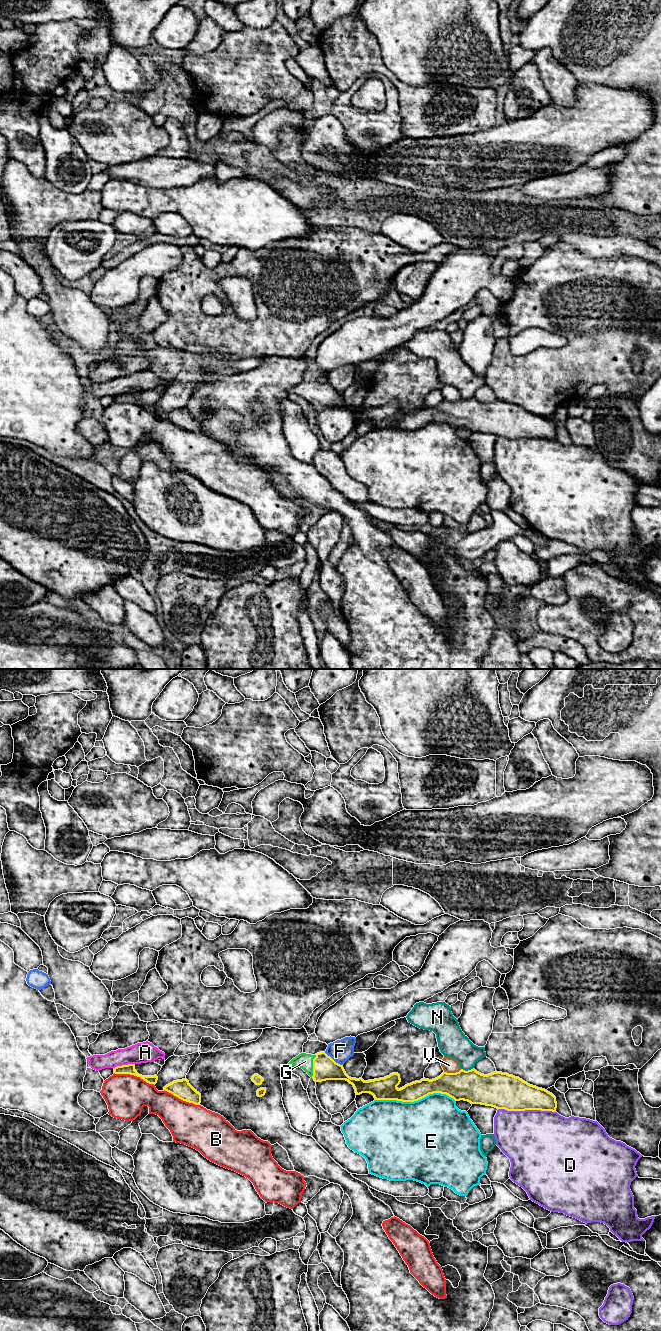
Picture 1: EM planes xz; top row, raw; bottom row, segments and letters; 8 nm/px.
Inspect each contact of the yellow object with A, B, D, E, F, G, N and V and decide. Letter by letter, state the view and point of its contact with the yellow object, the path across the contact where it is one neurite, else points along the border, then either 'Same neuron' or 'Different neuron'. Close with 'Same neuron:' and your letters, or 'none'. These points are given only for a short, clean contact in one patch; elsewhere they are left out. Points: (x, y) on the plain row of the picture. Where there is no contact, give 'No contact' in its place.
A: Touches yellow at xz (124, 393). Different neuron
B: Touches yellow at xz (134, 403). Different neuron
D: Touches yellow at xz (527, 437). Different neuron
E: Touches yellow at xz (415, 428). Different neuron
F: Touches yellow at xz (332, 387). Boundary: xz (324, 380), (342, 393). Different neuron
G: Touches yellow at xz (313, 394). Path across: xz (325, 396), (313, 394), (305, 389). Same neuron
N: Touches yellow at xz (468, 398). Different neuron
V: Touches yellow at xz (452, 401). Different neuron
Same neuron: G

